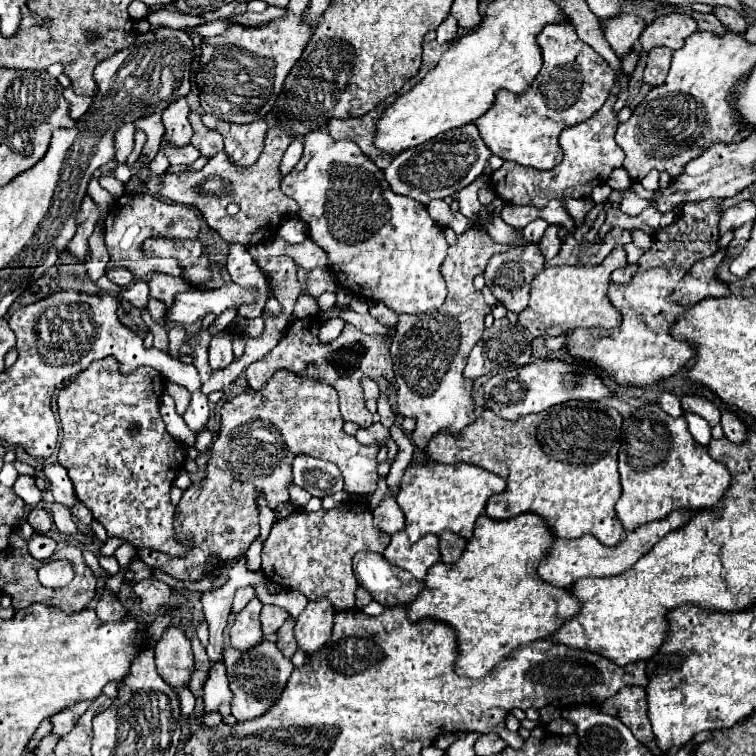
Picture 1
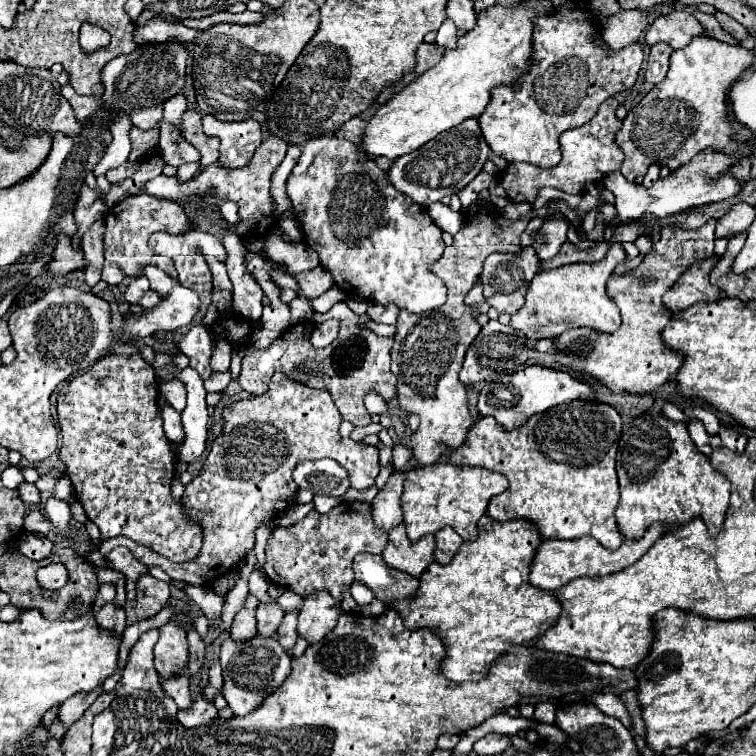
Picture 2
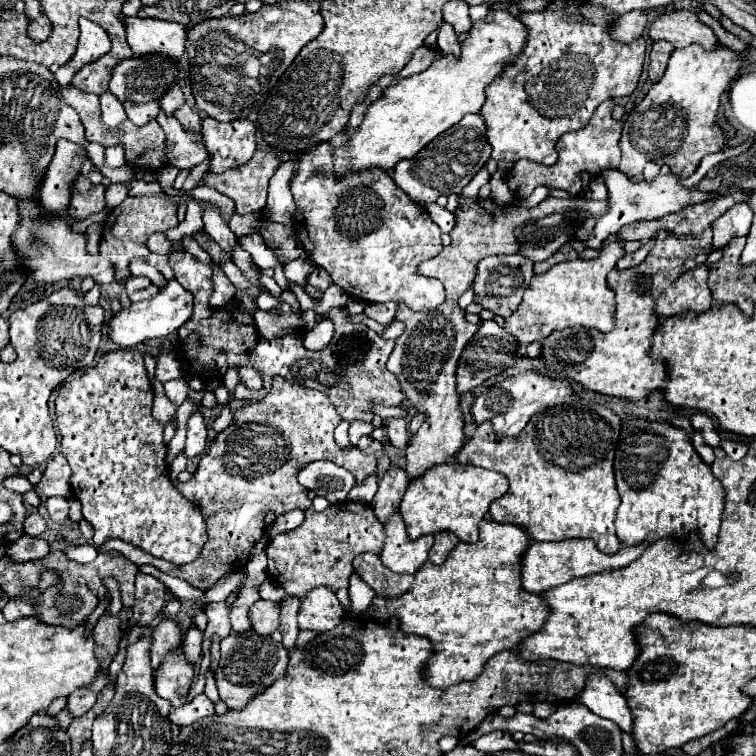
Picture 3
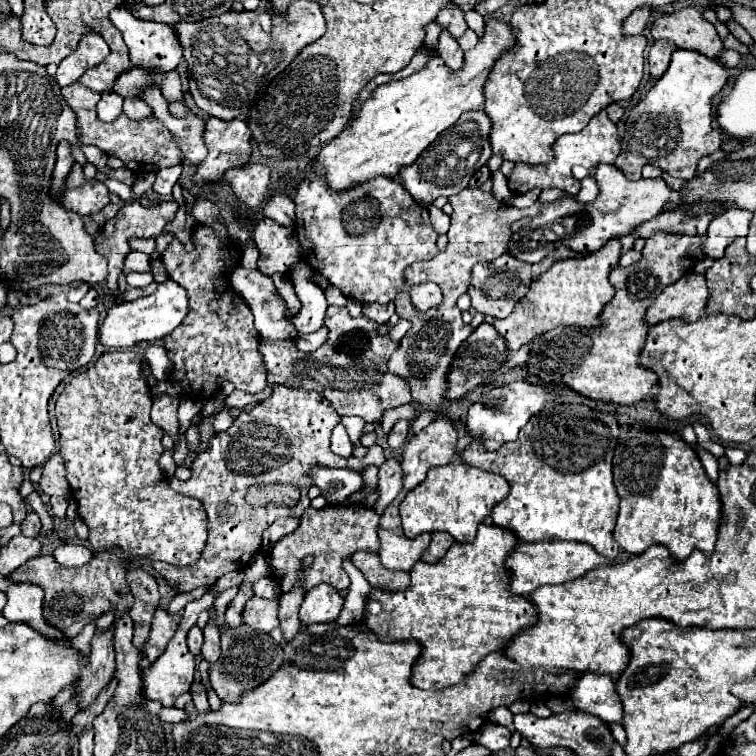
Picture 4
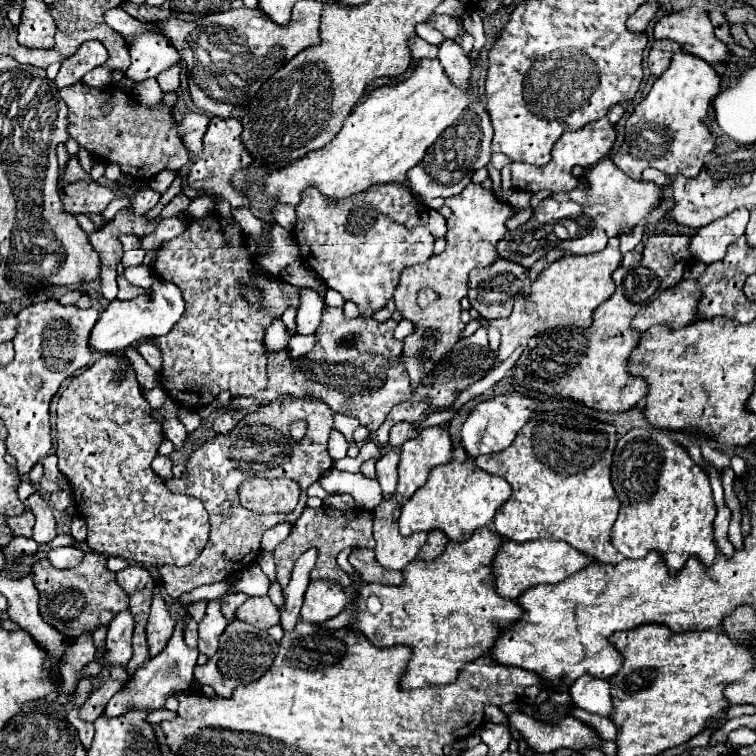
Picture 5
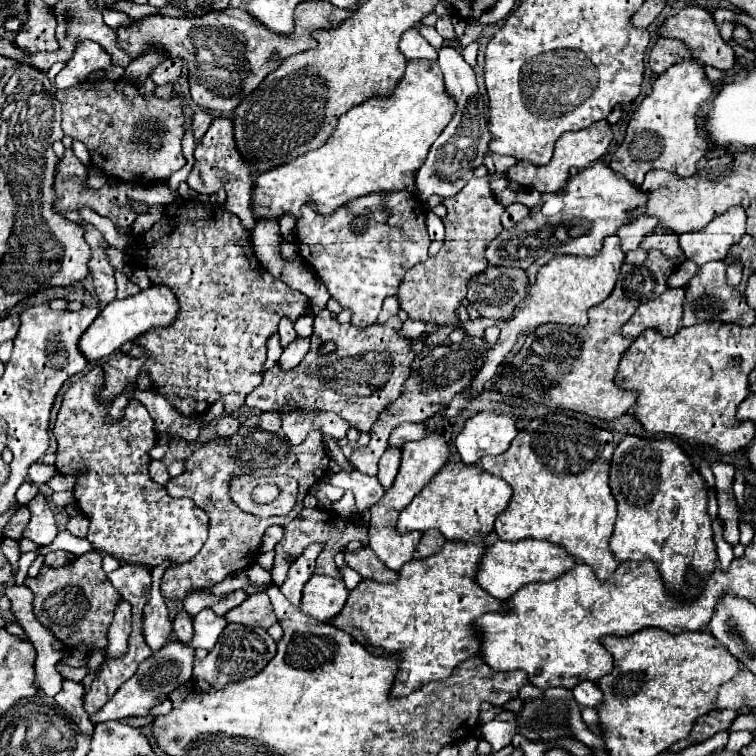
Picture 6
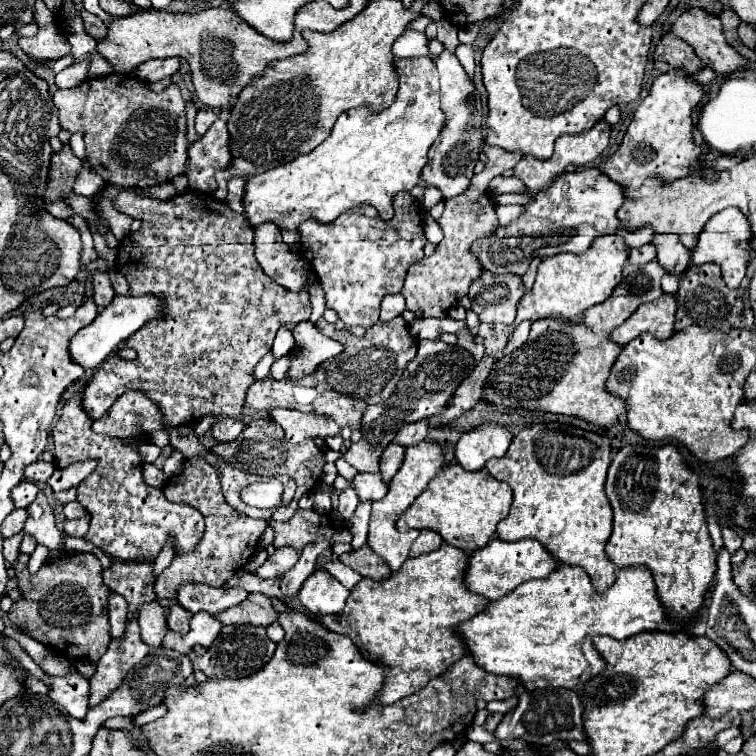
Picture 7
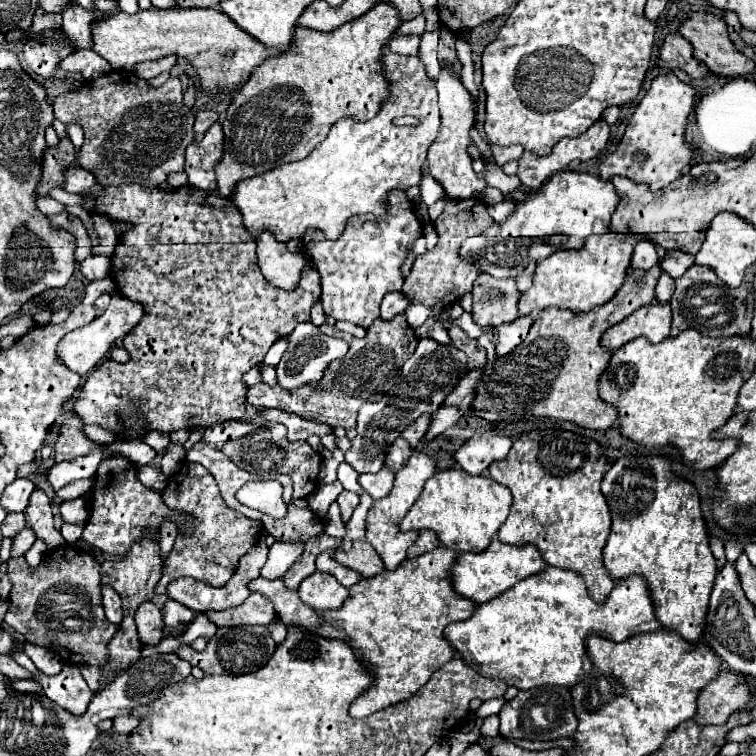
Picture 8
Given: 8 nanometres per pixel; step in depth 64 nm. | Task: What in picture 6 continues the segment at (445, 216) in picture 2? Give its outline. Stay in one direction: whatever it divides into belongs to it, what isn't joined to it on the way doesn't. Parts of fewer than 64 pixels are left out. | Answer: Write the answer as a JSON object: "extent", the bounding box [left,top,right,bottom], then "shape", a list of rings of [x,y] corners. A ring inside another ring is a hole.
{"extent":[426,212,444,240],"shape":[[[428,212],[426,226],[430,232],[430,240],[444,240],[444,224],[442,218],[438,218],[434,212]]]}

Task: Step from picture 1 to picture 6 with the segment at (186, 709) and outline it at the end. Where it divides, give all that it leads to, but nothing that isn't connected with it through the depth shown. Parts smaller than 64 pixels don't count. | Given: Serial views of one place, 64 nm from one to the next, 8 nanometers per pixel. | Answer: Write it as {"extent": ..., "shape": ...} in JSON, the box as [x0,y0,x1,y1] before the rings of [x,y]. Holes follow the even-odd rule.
{"extent":[92,640,194,724],"shape":[[[170,640],[164,648],[154,652],[148,660],[140,664],[136,674],[118,688],[118,692],[104,704],[104,708],[92,716],[94,724],[108,722],[108,720],[122,720],[128,716],[148,716],[150,710],[162,704],[172,690],[186,684],[192,678],[192,664],[194,664],[194,648],[182,644],[180,640]]]}

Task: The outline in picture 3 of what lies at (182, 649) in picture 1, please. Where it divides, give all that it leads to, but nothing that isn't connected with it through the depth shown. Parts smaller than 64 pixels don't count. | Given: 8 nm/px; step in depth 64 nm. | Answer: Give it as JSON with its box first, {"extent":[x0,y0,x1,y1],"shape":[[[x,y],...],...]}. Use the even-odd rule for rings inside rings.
{"extent":[152,618,184,670],"shape":[[[164,618],[152,632],[154,642],[152,642],[152,668],[158,670],[166,658],[166,654],[182,648],[184,642],[184,632],[172,618]]]}

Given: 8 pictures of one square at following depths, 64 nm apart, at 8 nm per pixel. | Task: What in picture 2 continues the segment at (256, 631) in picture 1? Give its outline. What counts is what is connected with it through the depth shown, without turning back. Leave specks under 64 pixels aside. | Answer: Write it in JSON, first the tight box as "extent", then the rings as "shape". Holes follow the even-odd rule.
{"extent":[230,596,258,642],"shape":[[[248,596],[246,598],[246,604],[244,608],[234,616],[234,622],[232,622],[232,628],[230,628],[230,638],[234,642],[246,642],[246,640],[252,640],[254,636],[258,636],[258,630],[256,630],[256,608],[258,608],[258,600],[256,596]]]}

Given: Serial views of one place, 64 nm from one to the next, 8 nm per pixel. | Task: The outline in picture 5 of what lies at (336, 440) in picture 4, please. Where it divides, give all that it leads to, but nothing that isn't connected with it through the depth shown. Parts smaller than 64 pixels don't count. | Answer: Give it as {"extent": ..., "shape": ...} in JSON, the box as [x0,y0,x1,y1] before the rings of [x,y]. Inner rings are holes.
{"extent":[328,430,348,460],"shape":[[[332,430],[330,438],[328,438],[328,448],[330,448],[330,454],[332,454],[333,459],[340,460],[346,457],[348,442],[346,442],[344,434],[338,432],[338,430]]]}

